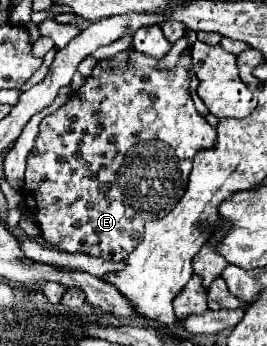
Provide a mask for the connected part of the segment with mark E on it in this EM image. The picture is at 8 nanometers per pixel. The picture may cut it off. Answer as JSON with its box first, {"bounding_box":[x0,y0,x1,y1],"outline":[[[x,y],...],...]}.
{"bounding_box":[21,49,217,261],"outline":[[[127,49],[109,61],[99,61],[99,65],[93,69],[91,77],[85,81],[85,85],[79,91],[75,91],[59,111],[55,111],[53,115],[45,117],[41,121],[35,145],[27,155],[27,169],[25,169],[25,179],[23,179],[23,187],[21,187],[21,197],[27,203],[27,211],[33,213],[35,221],[39,223],[43,241],[47,245],[51,245],[53,249],[67,251],[67,253],[95,255],[95,257],[103,257],[107,261],[123,261],[139,245],[139,241],[143,237],[143,225],[151,219],[165,217],[179,203],[179,199],[183,197],[183,193],[187,189],[189,171],[191,171],[195,153],[201,149],[211,149],[215,145],[215,137],[217,137],[215,127],[211,127],[197,113],[193,99],[189,95],[189,83],[191,83],[189,73],[187,73],[187,69],[191,67],[189,51],[185,51],[181,55],[177,67],[171,71],[157,69],[157,63],[159,61],[155,61],[153,57],[143,57],[143,53],[135,53],[135,49]]]}

